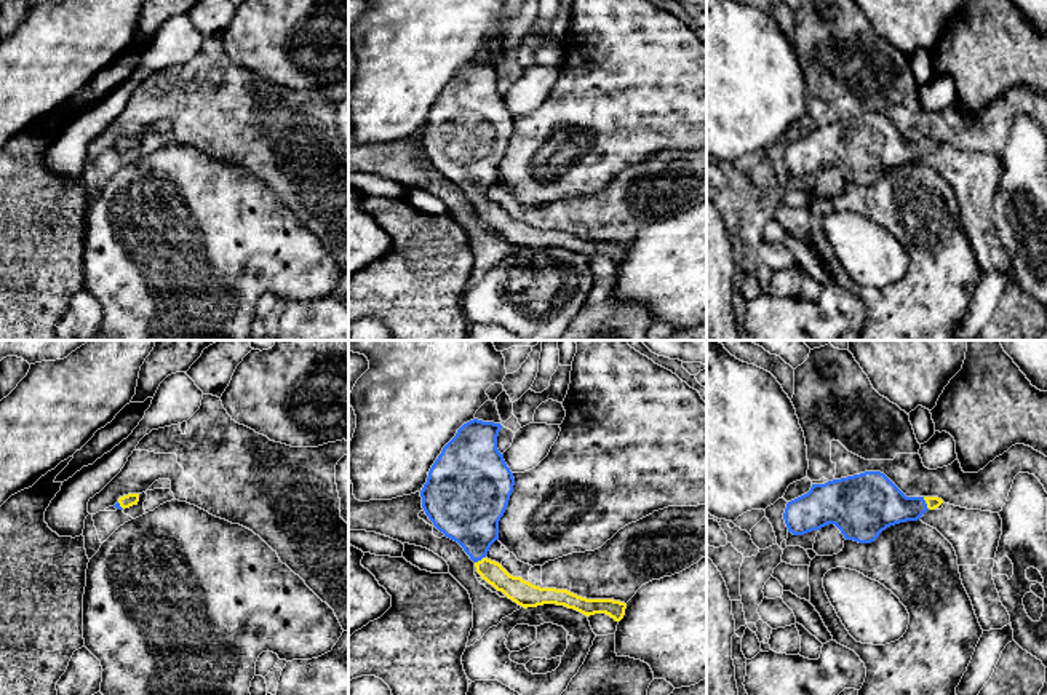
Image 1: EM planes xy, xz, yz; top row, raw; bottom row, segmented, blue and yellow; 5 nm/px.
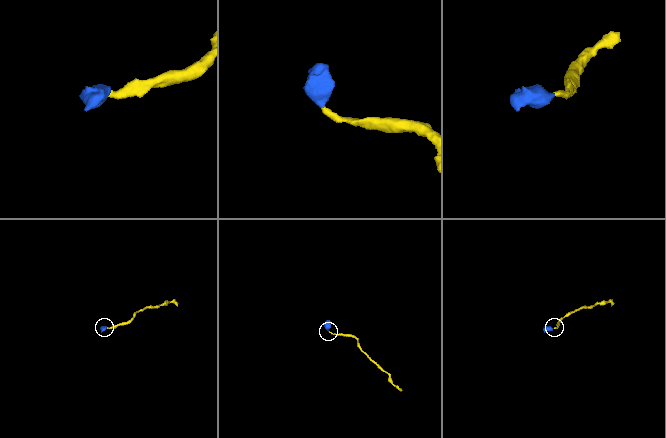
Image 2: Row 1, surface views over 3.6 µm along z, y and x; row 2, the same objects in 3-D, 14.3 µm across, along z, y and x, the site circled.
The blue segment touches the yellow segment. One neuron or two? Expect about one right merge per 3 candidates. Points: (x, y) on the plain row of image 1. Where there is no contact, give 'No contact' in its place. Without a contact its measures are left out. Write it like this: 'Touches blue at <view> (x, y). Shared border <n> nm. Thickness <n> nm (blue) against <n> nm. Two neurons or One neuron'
Touches blue at yz (926, 146). Shared border 70 nm. Thickness 260 nm (blue) against 60 nm. One neuron

